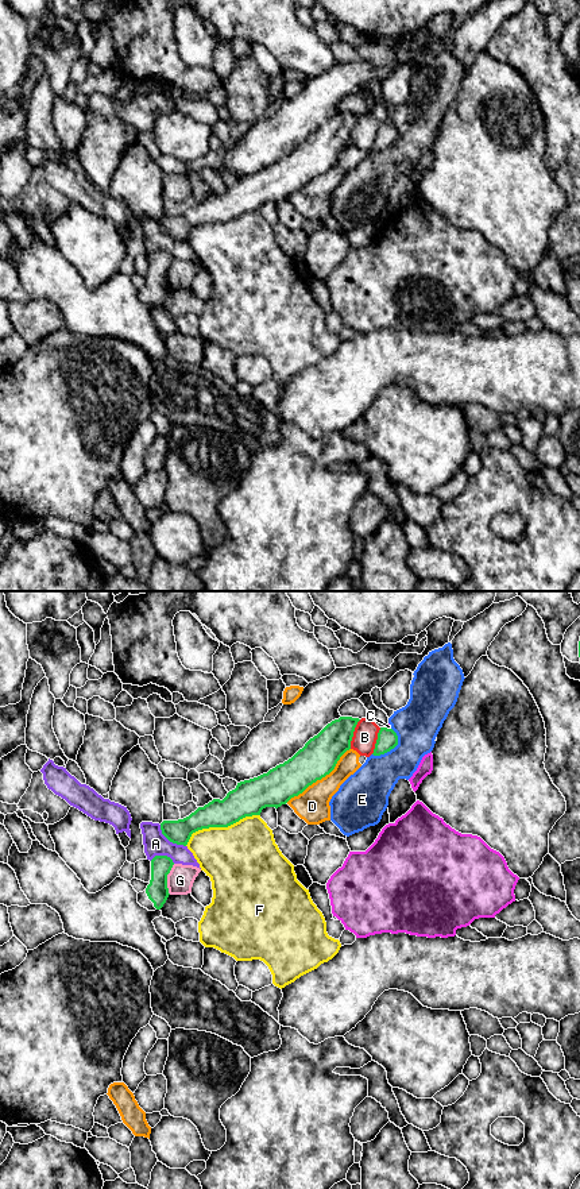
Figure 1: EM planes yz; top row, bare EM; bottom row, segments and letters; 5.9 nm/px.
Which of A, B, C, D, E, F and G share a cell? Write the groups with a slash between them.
A / B / C / D / E / F / G

